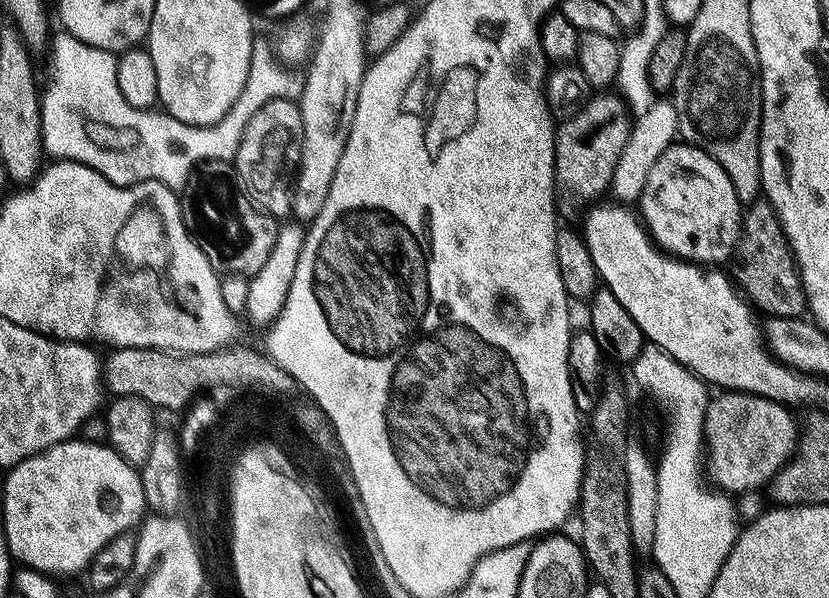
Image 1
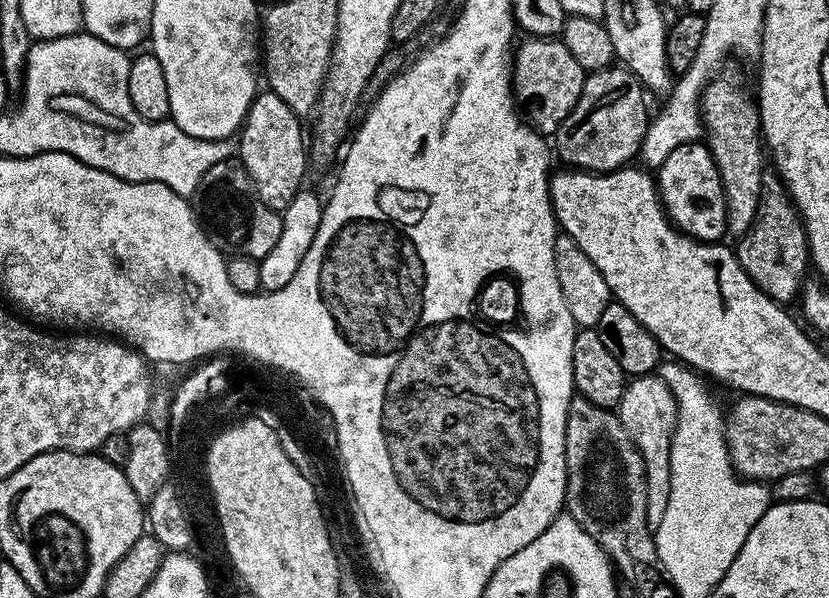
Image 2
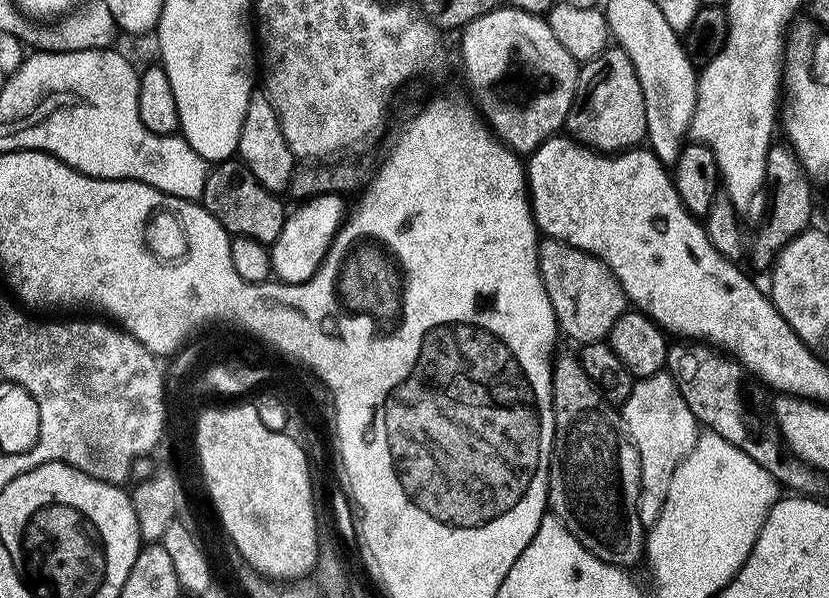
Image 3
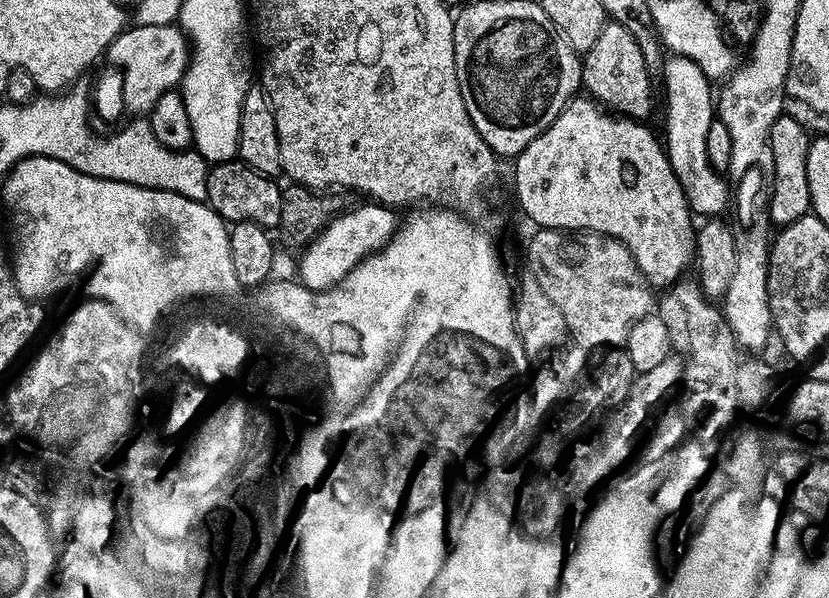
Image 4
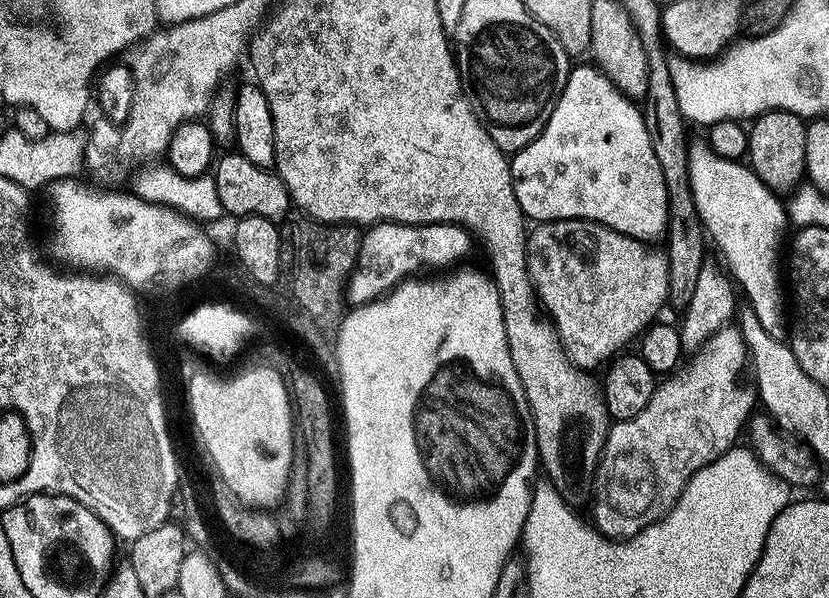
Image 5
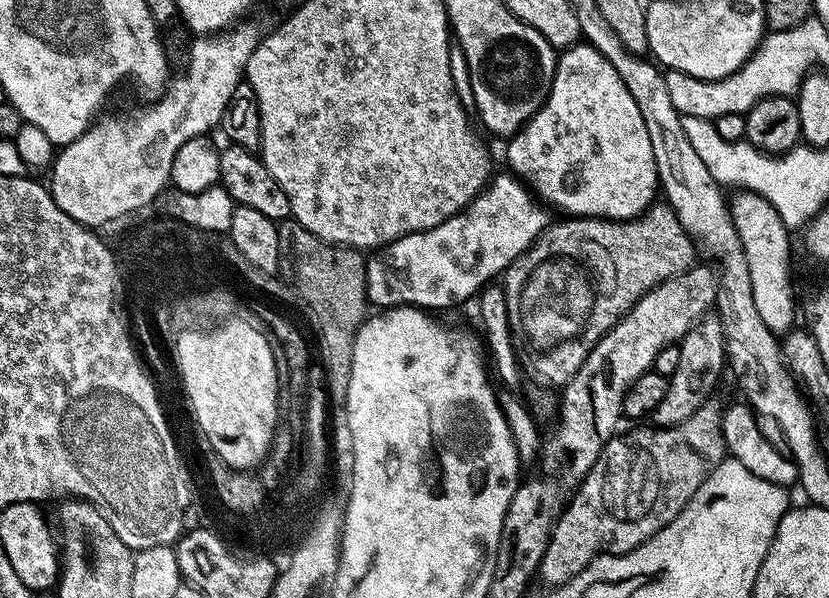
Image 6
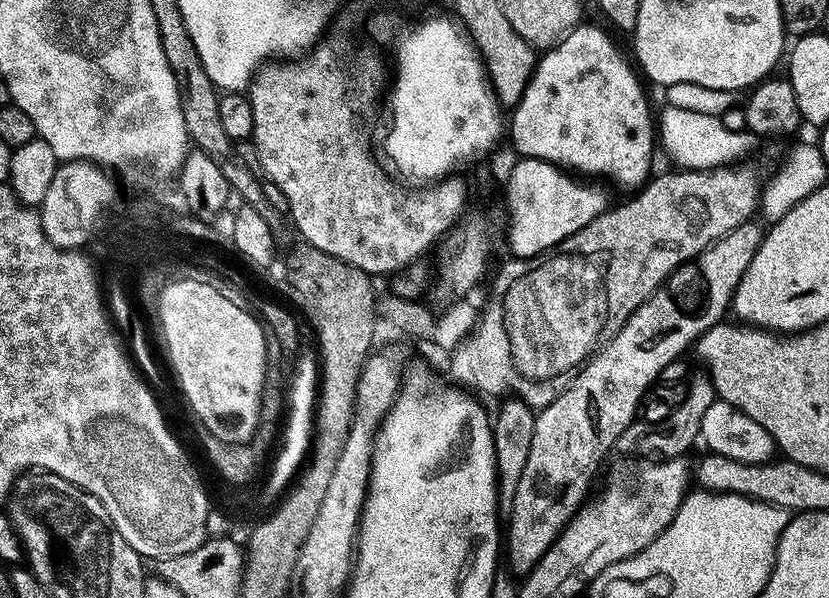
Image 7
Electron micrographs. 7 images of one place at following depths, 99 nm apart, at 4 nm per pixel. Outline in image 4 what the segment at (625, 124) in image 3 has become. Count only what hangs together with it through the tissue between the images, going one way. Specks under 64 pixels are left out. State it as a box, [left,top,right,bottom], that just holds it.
[578,23,654,122]

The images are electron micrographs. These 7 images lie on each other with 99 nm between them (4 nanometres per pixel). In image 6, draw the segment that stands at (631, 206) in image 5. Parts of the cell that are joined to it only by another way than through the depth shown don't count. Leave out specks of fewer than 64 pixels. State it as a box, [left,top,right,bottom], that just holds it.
[507,42,658,220]

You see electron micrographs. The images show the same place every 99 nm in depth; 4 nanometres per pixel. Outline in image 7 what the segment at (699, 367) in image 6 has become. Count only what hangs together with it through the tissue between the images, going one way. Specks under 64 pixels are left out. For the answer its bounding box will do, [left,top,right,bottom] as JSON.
[615,372,718,460]

